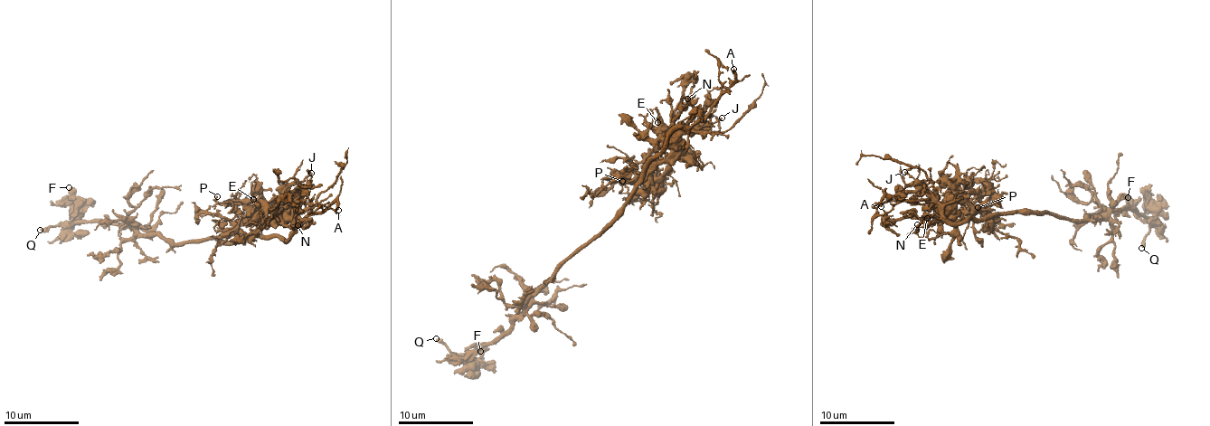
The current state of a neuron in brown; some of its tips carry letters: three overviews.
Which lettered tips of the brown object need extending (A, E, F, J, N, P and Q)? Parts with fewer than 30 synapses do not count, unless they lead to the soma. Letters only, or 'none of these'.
A

